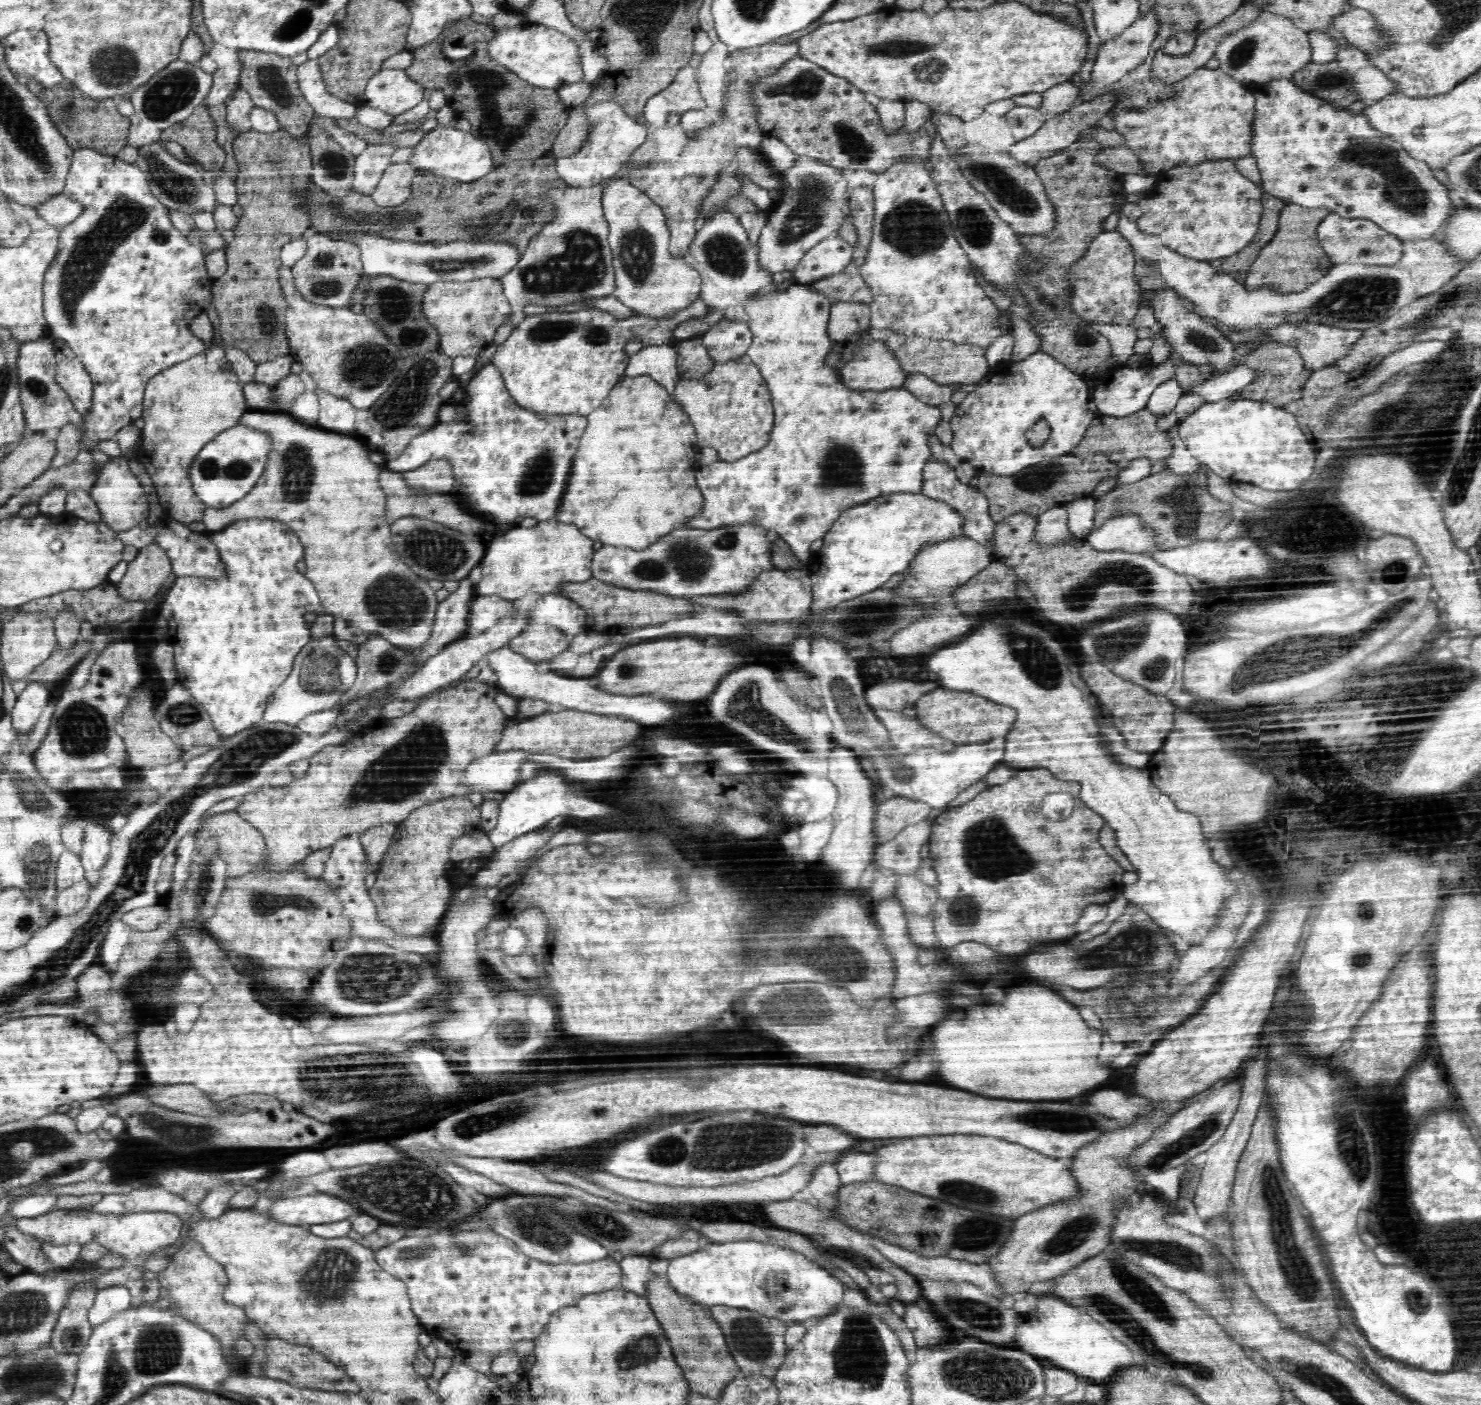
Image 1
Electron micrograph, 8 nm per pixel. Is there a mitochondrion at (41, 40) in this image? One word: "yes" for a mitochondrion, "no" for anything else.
no

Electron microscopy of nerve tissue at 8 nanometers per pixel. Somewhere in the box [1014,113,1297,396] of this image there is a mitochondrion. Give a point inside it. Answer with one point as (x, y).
(1201, 341)

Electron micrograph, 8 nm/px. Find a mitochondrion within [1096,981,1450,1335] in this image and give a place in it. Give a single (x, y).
(1300, 1281)

